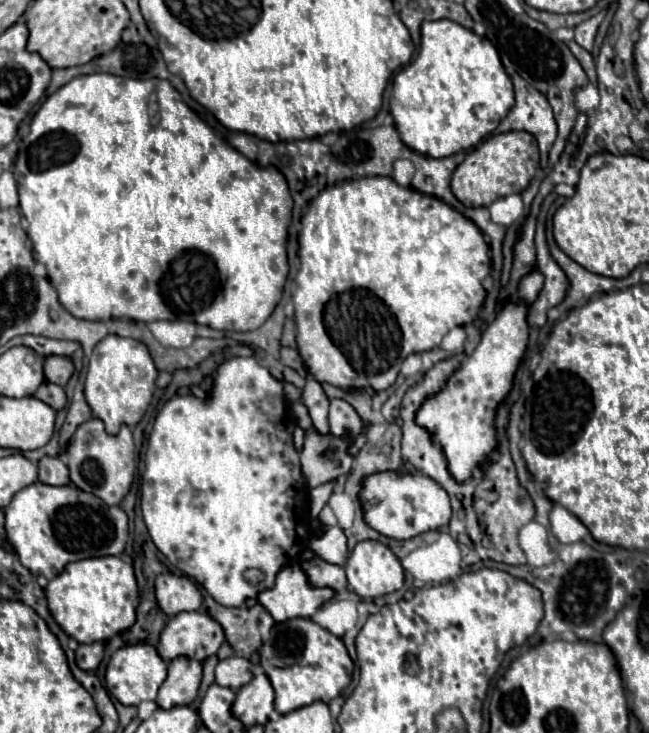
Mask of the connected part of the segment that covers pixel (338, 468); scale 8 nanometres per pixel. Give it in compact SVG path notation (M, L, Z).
M310 429L304 437L304 449L300 453L302 475L308 485L316 487L338 479L352 467L352 457L346 453L348 441L334 435L318 435Z

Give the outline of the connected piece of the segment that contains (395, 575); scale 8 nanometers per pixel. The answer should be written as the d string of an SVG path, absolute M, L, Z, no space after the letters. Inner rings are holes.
M360 541L346 561L348 585L356 595L374 599L404 585L404 569L394 553L378 541Z

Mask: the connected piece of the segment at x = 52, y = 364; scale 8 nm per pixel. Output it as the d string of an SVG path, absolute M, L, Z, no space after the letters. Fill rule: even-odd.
M46 357L46 363L44 363L44 375L46 375L46 381L48 383L54 383L54 385L60 385L64 387L68 383L68 379L72 377L74 373L74 365L70 359L66 357Z

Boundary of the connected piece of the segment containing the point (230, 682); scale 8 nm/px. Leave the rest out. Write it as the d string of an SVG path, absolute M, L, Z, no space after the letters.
M228 657L216 665L216 683L220 687L238 691L246 683L250 683L252 677L252 663L244 657Z

